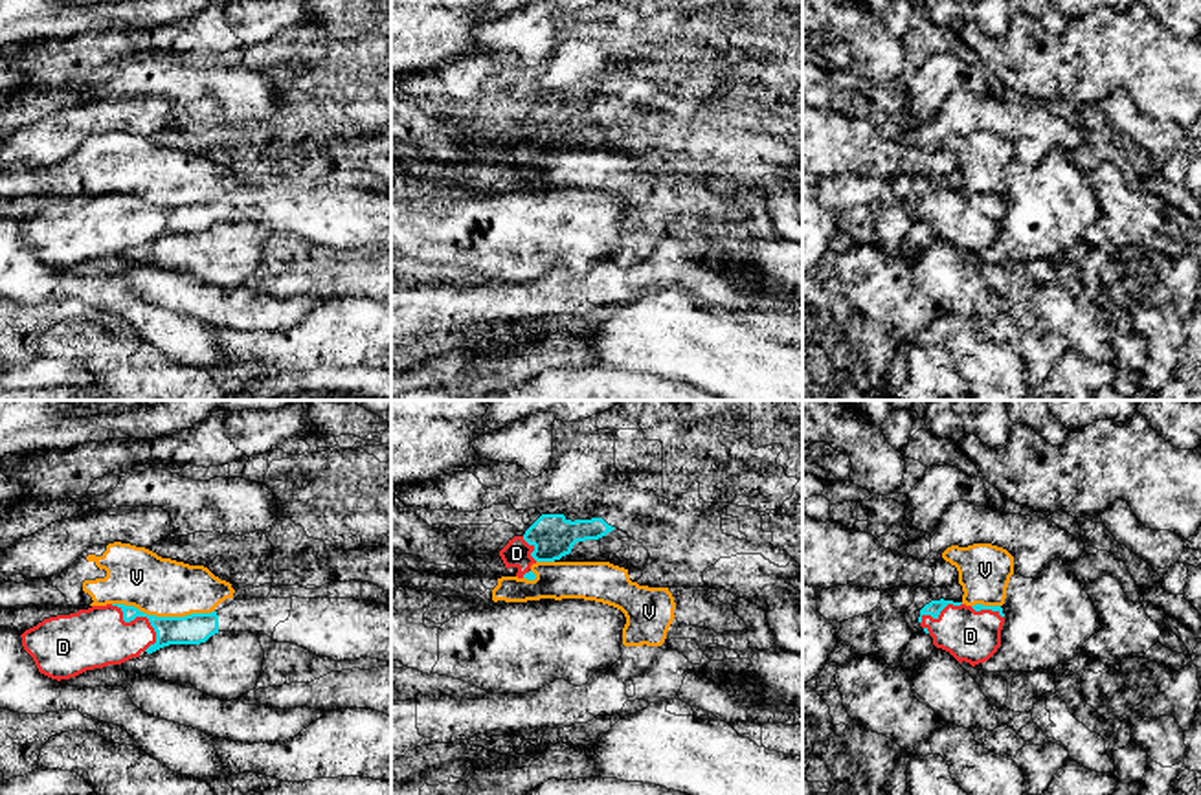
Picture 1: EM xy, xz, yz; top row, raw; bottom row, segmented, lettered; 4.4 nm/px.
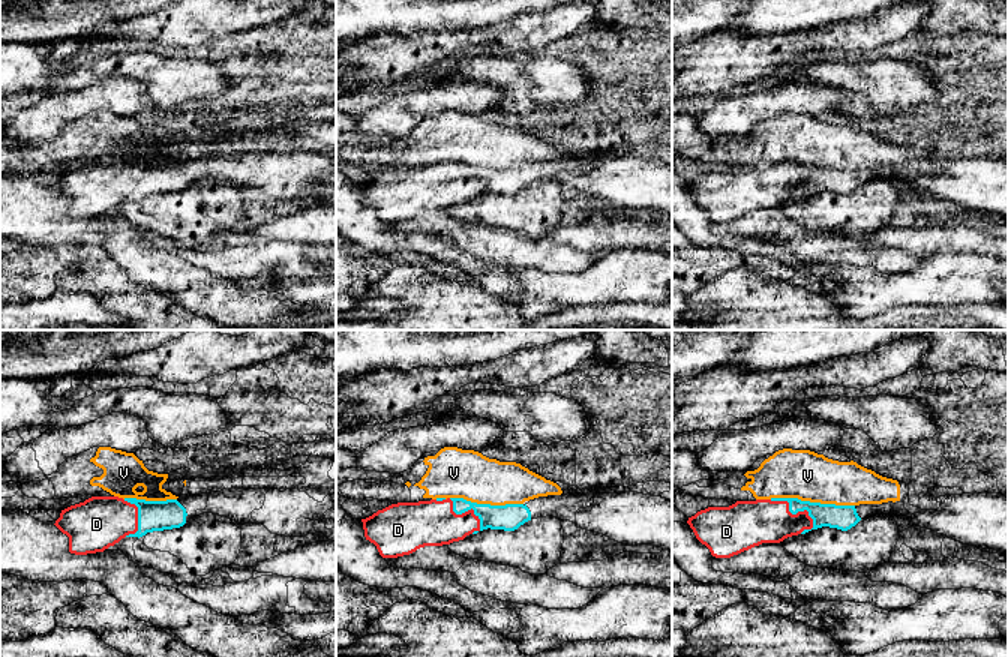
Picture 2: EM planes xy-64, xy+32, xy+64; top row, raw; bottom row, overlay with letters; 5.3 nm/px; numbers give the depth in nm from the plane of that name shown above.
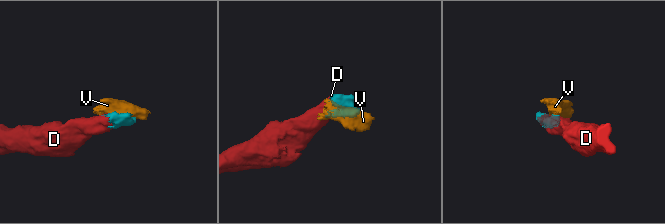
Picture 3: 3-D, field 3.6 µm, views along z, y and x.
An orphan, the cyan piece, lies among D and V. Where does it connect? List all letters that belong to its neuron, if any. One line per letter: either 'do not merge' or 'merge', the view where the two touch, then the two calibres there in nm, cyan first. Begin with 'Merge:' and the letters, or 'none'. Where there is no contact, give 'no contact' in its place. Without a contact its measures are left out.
Merge: D
D: merge; meets cyan in xy; 130 nm thick on the cyan side, 260 nm on the other
V: do not merge; meets cyan in xy; 140 nm thick on the cyan side, 260 nm on the other

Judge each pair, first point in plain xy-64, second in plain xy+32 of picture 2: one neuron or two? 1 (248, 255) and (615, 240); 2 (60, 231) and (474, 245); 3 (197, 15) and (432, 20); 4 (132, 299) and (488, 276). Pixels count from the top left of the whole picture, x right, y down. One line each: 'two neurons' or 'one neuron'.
1: two neurons
2: two neurons
3: two neurons
4: two neurons

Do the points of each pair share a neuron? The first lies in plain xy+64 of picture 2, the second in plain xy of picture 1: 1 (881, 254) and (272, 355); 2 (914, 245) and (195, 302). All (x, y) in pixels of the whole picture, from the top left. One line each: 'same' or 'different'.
1: different
2: different

